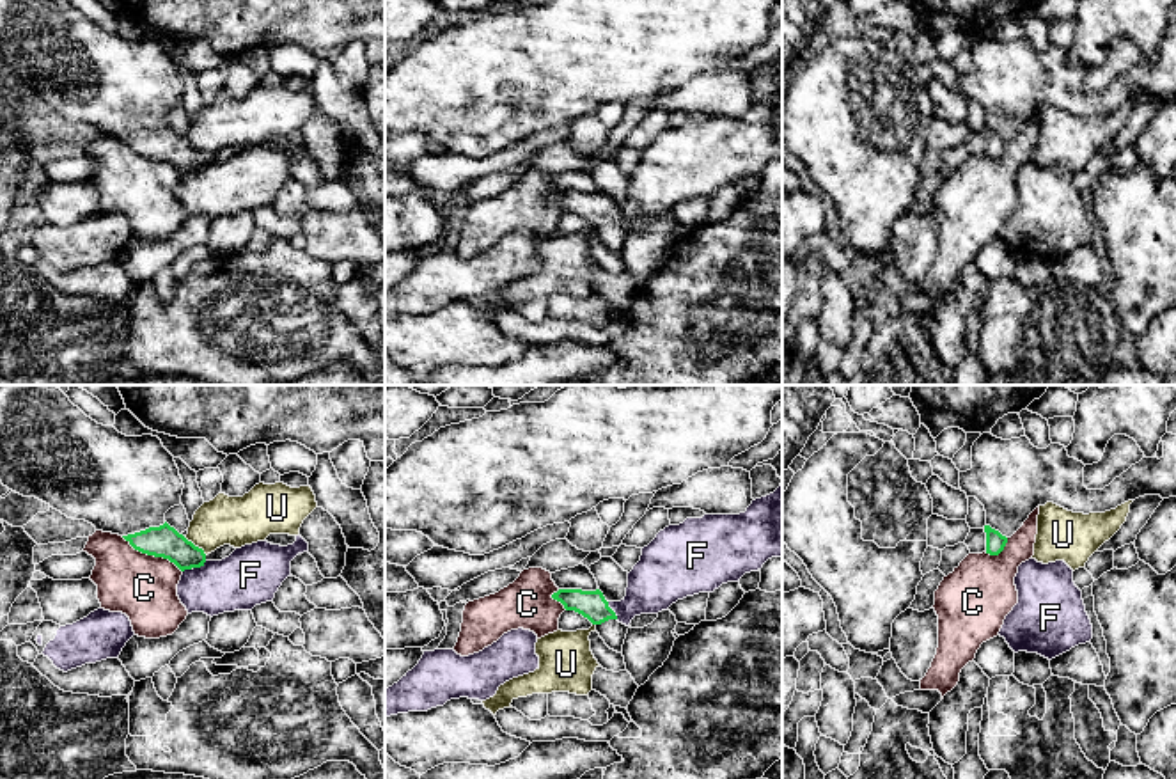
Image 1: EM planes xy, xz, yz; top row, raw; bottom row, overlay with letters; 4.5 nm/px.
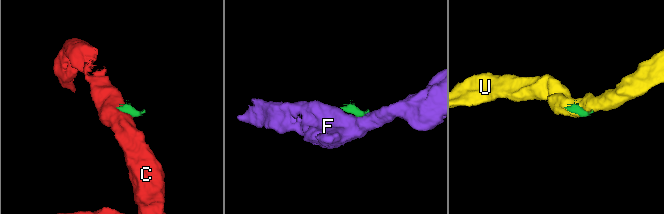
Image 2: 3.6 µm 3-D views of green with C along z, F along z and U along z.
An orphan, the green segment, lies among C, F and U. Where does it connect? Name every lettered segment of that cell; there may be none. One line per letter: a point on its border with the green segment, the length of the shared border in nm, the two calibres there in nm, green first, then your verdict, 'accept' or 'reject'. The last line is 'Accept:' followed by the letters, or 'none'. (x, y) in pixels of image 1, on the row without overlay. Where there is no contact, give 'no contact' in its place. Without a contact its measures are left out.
C: contact xy (151, 157); length 320 nm; calibres 150 and 300 nm; reject
F: contact xz (612, 213); length 90 nm; calibres 130 and 240 nm; reject
U: contact xy (194, 148); length 130 nm; calibres 150 and 220 nm; reject
Accept: none

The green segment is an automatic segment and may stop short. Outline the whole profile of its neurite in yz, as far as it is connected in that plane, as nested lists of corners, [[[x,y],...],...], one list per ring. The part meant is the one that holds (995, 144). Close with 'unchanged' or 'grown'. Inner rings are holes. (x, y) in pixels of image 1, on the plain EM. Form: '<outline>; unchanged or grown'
[[[983,35],[972,48],[972,71],[960,90],[986,114],[986,156],[999,158],[1029,117],[1047,105],[1073,115],[1105,115],[1144,98],[1176,99],[1176,37],[1162,39],[1164,59],[1142,60],[1103,92],[1084,89],[1084,66],[1061,46],[1038,51],[1027,39],[1002,43]]]; grown

